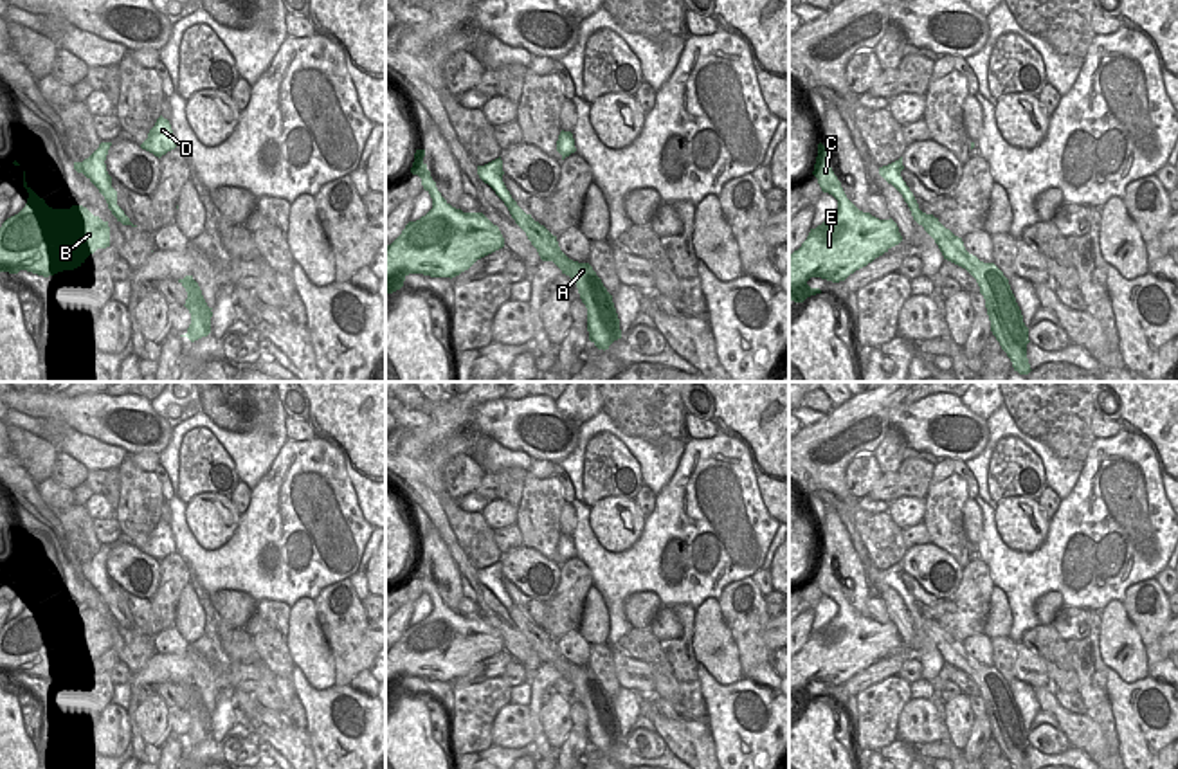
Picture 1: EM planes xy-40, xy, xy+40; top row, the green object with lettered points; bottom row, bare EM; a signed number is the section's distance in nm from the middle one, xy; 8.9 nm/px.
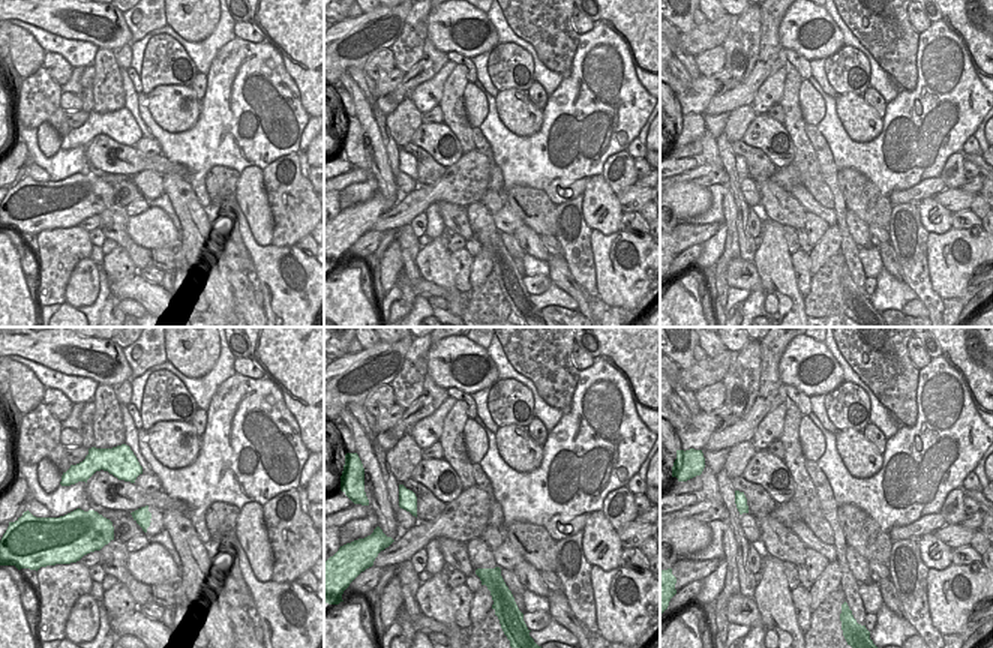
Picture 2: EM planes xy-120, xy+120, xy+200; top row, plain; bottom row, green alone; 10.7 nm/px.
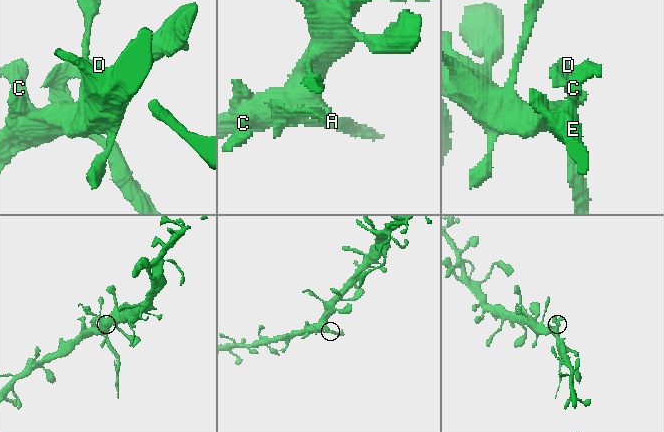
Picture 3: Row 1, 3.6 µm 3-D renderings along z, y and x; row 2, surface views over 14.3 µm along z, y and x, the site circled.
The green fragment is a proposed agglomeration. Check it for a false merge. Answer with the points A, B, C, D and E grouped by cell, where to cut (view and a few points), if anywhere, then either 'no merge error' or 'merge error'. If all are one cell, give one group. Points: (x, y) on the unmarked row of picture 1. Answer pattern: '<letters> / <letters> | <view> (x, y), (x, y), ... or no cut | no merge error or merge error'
A / B C D E | xy+40 (968, 658), (971, 667), (966, 672) | merge error

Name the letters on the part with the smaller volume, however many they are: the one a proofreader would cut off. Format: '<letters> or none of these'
A

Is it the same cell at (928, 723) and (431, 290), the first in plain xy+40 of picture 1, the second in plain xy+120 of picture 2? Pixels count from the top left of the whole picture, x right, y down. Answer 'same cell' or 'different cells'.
different cells

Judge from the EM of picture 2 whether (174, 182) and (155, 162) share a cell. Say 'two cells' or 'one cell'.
two cells

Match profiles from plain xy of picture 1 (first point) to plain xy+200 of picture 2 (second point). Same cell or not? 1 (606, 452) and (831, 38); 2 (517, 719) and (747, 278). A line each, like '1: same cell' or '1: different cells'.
1: different cells
2: different cells

